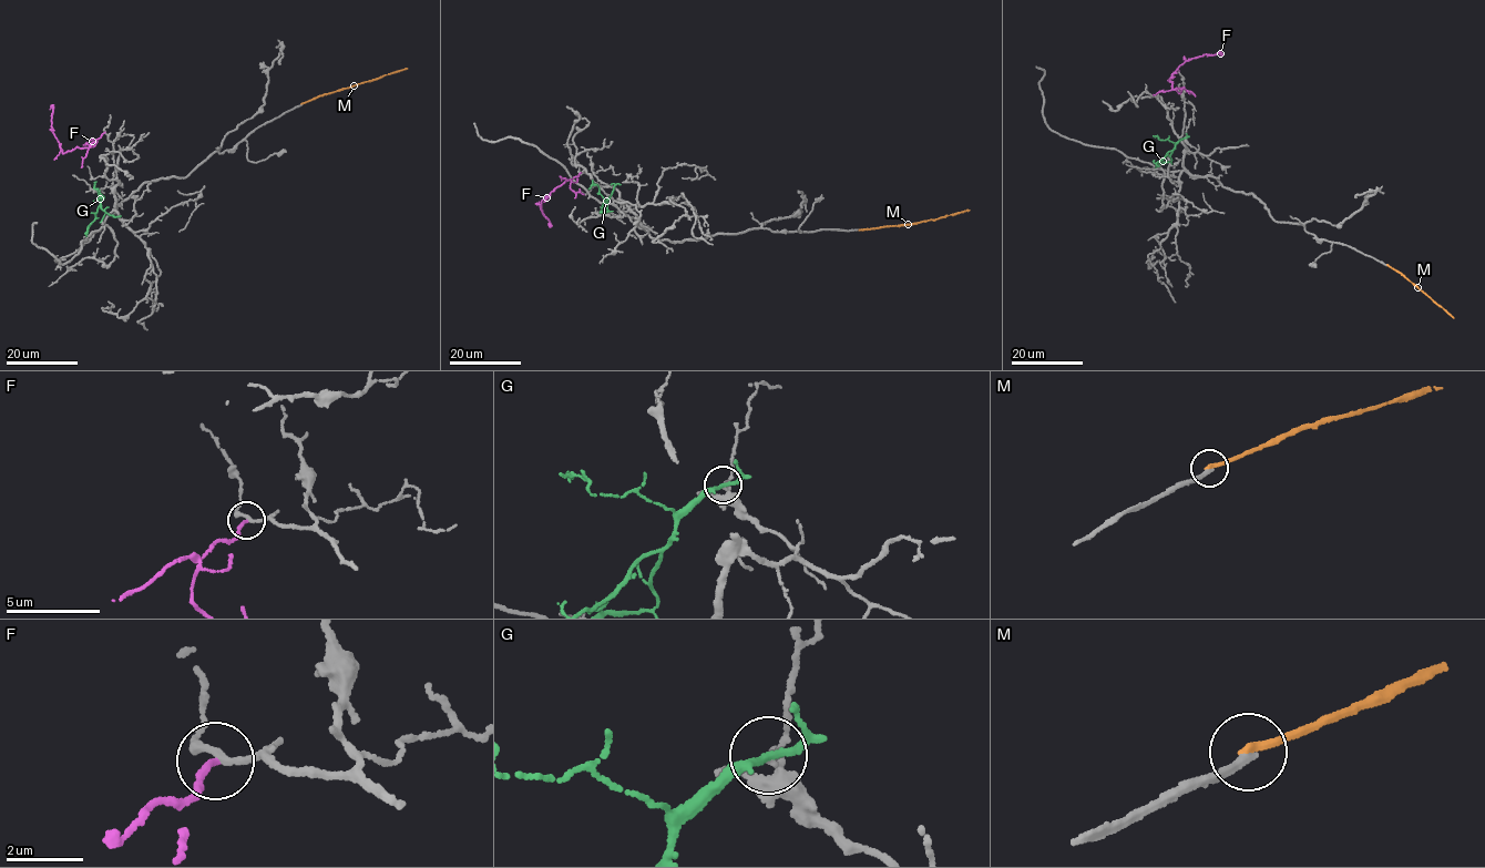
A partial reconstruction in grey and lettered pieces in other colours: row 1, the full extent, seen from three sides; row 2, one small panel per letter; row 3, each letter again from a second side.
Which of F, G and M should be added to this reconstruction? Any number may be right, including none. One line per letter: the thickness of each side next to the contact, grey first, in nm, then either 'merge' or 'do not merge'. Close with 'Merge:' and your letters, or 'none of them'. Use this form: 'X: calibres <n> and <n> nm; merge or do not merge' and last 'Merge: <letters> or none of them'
F: calibres 190 and 190 nm; do not merge
G: calibres 220 and 180 nm; do not merge
M: calibres 200 and 200 nm; do not merge
Merge: none of them

